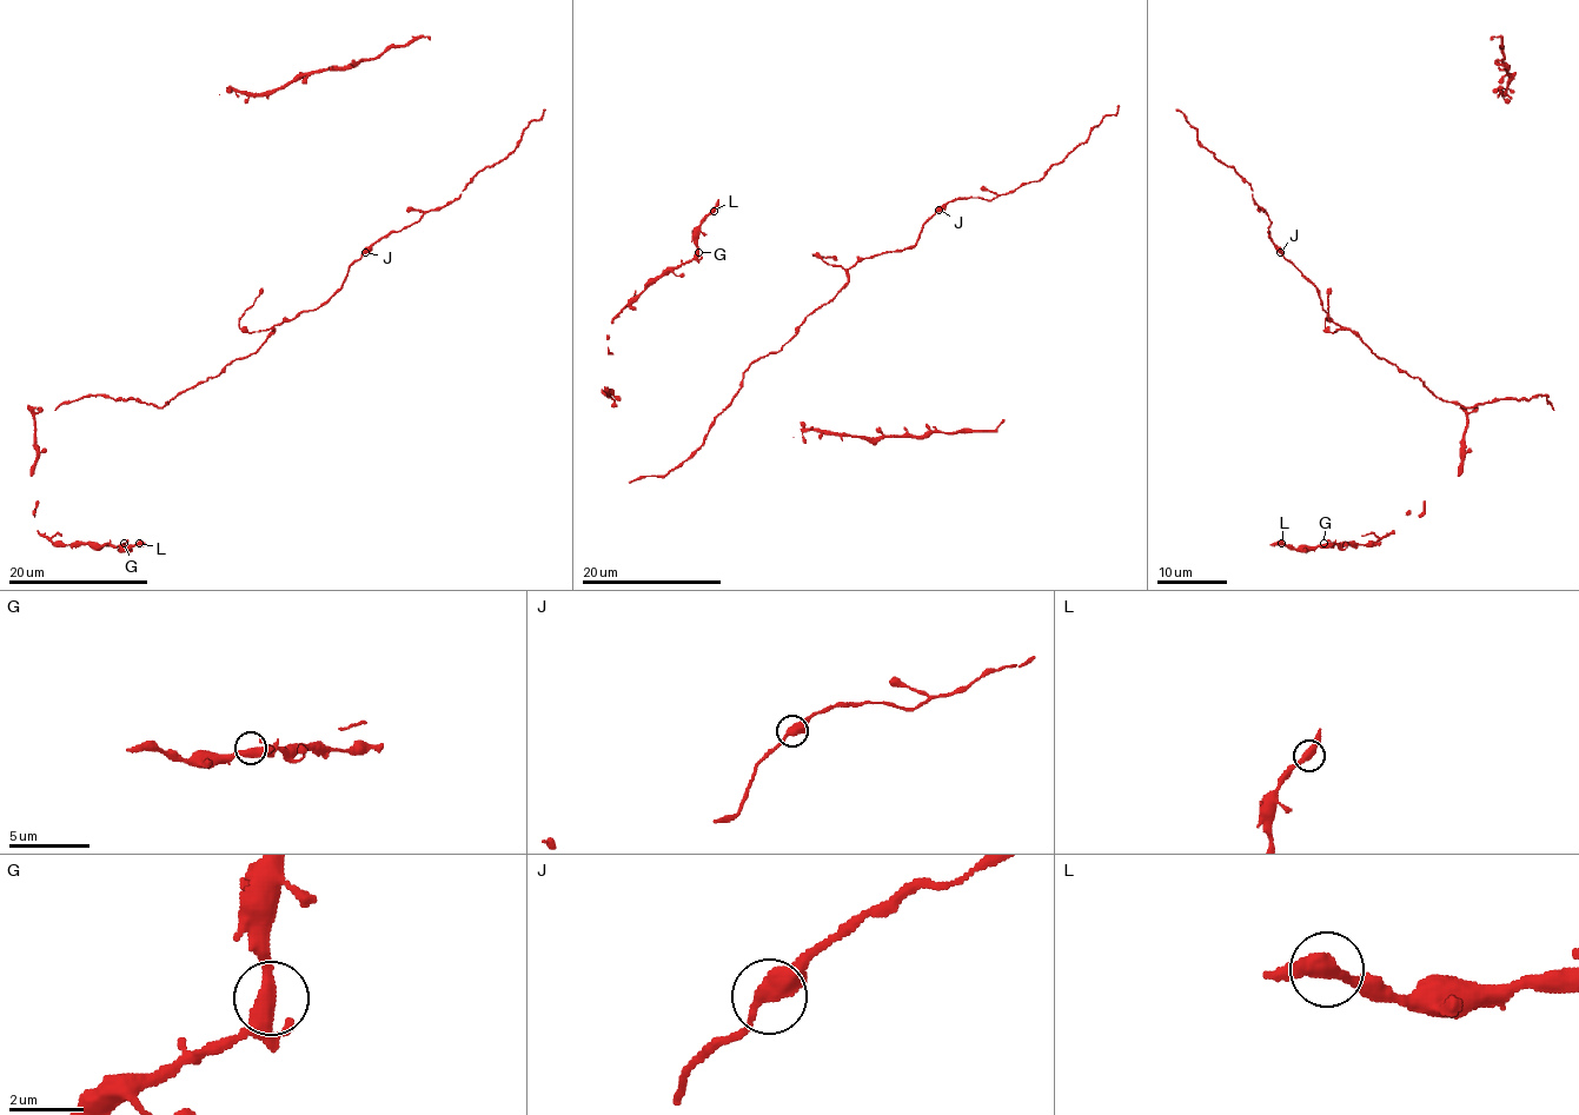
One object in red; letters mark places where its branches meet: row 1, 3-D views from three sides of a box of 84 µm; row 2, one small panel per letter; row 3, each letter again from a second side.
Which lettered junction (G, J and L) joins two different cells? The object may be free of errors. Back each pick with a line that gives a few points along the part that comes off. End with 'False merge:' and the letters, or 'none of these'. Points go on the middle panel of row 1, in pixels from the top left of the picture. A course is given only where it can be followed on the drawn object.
False merge: none of these

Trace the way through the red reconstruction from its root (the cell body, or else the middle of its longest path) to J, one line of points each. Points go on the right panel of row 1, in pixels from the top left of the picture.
J: (1404, 371), (1378, 357), (1358, 336), (1331, 320), (1321, 309), (1320, 292), (1280, 252)

